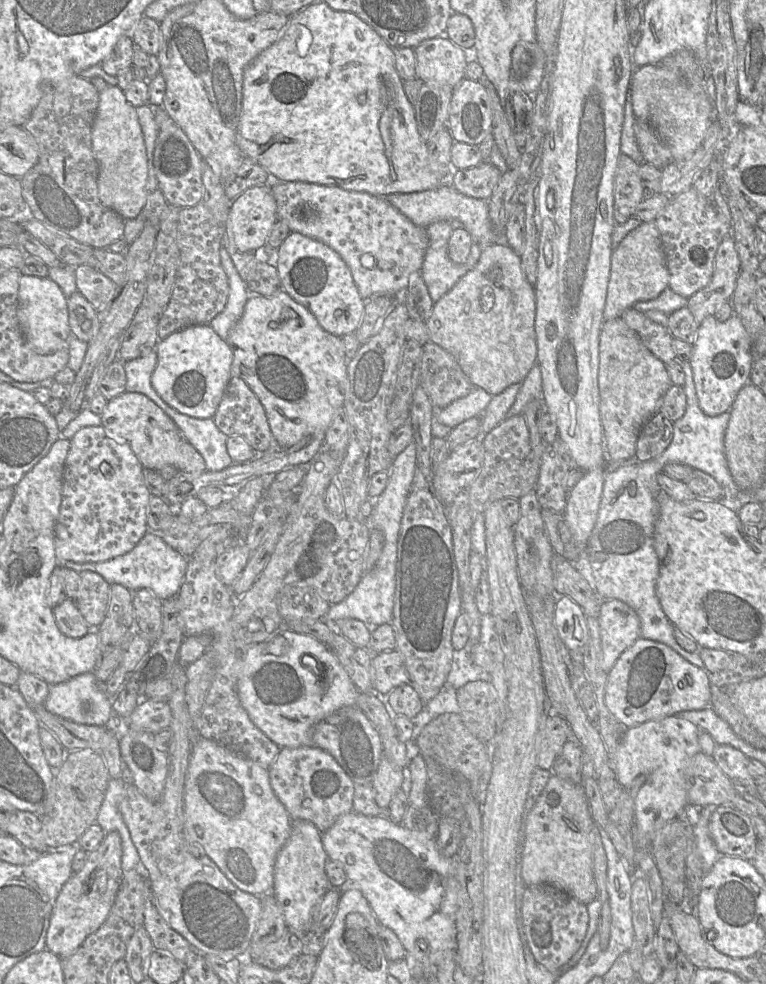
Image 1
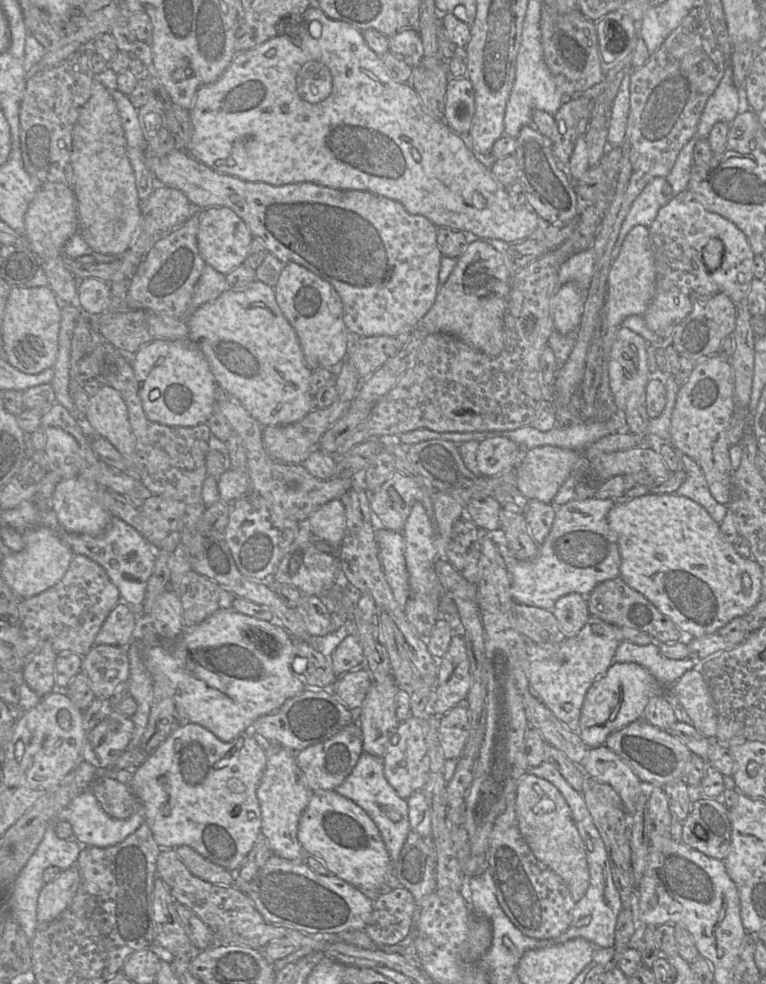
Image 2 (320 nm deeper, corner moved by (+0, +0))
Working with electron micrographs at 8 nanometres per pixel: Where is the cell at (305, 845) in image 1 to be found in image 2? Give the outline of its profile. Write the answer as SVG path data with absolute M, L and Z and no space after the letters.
M272 743L265 746L265 751L266 768L256 790L261 810L261 833L273 854L290 861L304 861L306 854L298 841L297 831L299 819L309 803L312 791L296 763L297 752Z

